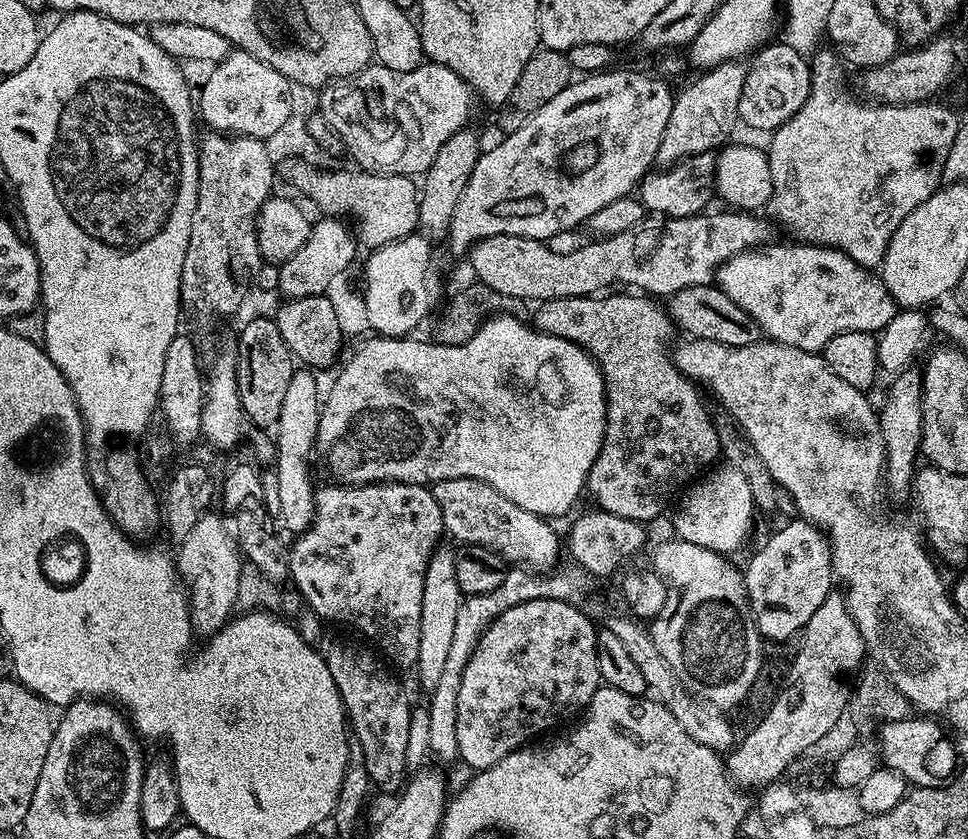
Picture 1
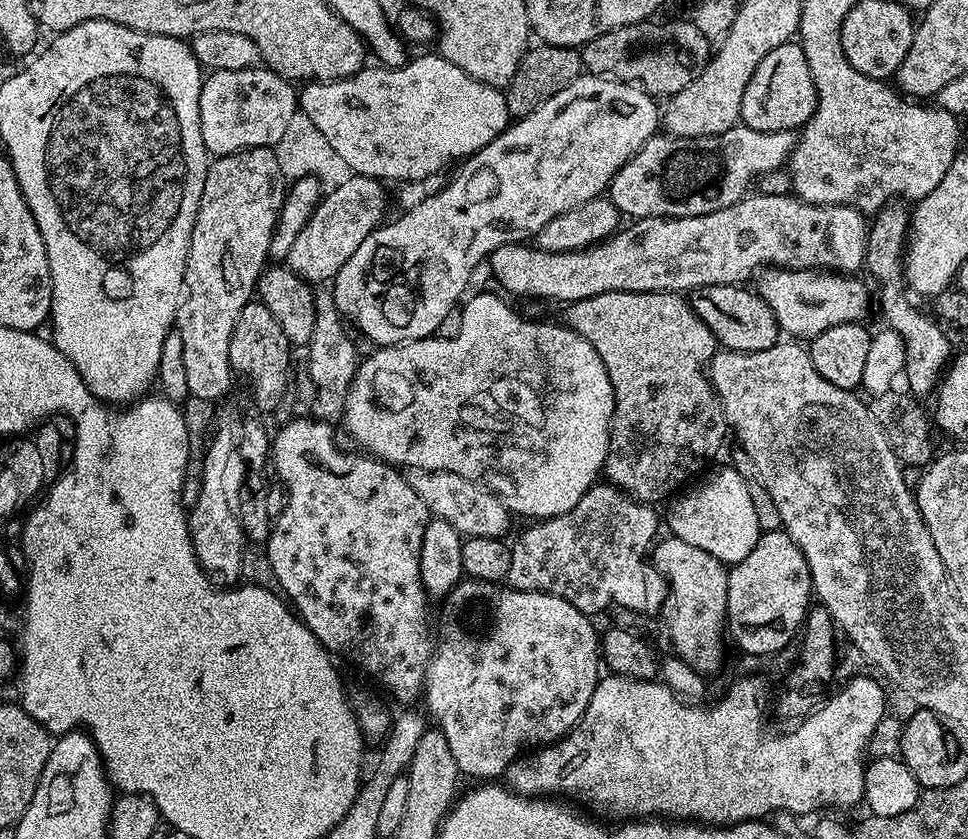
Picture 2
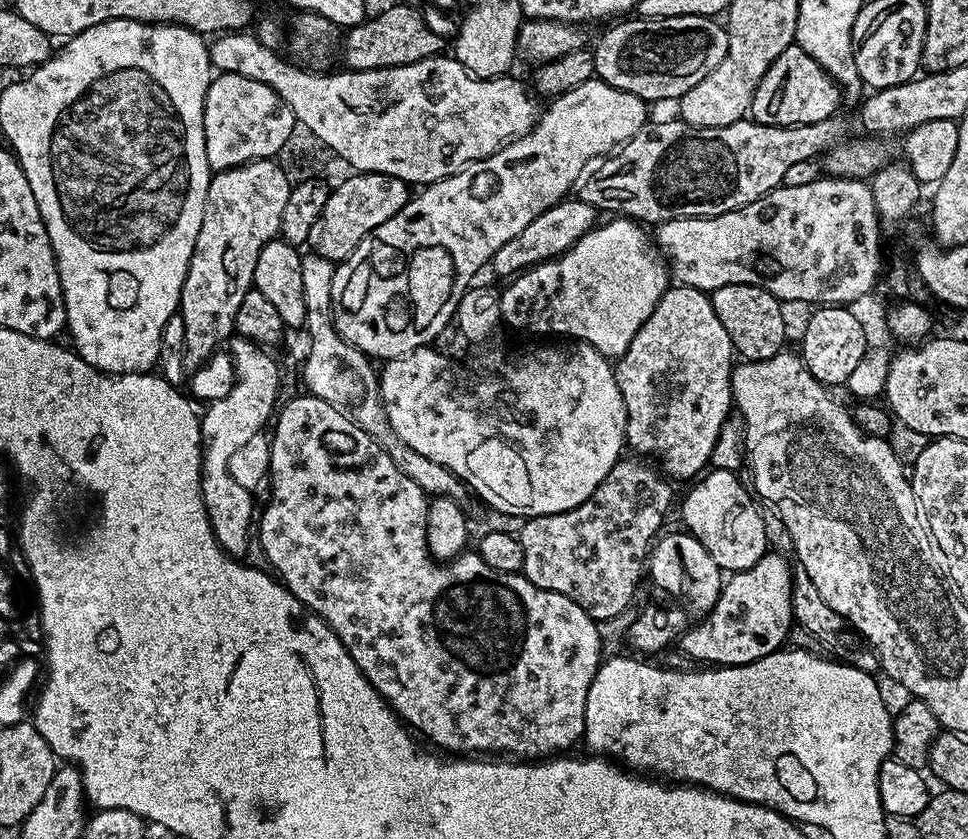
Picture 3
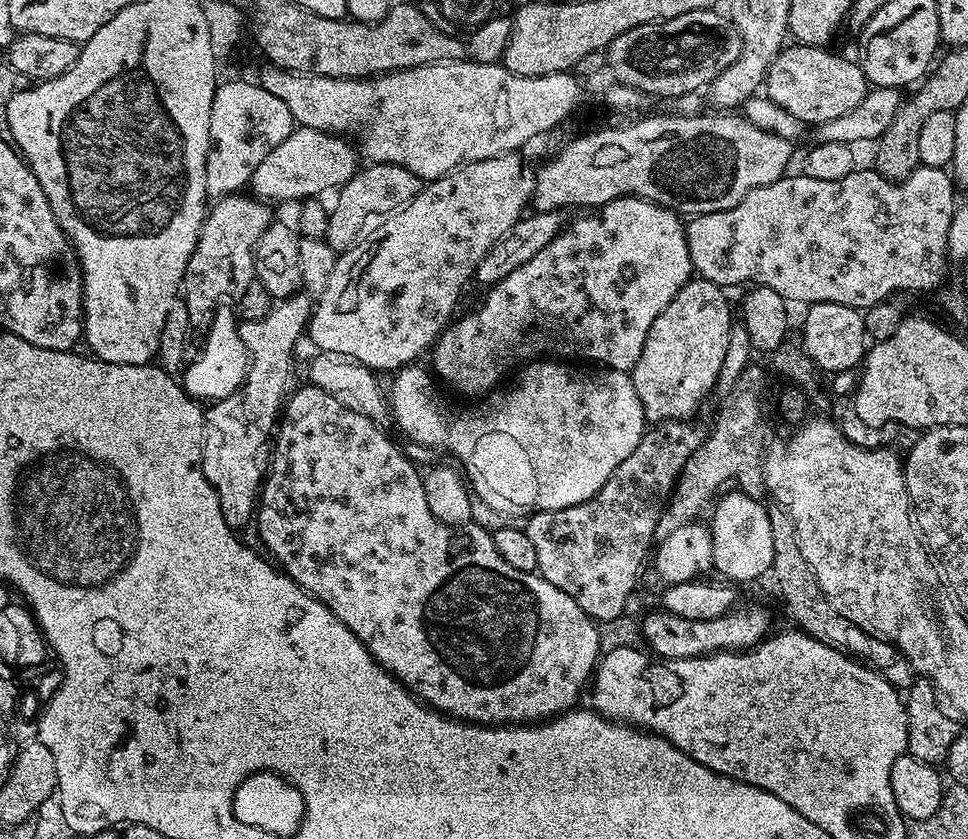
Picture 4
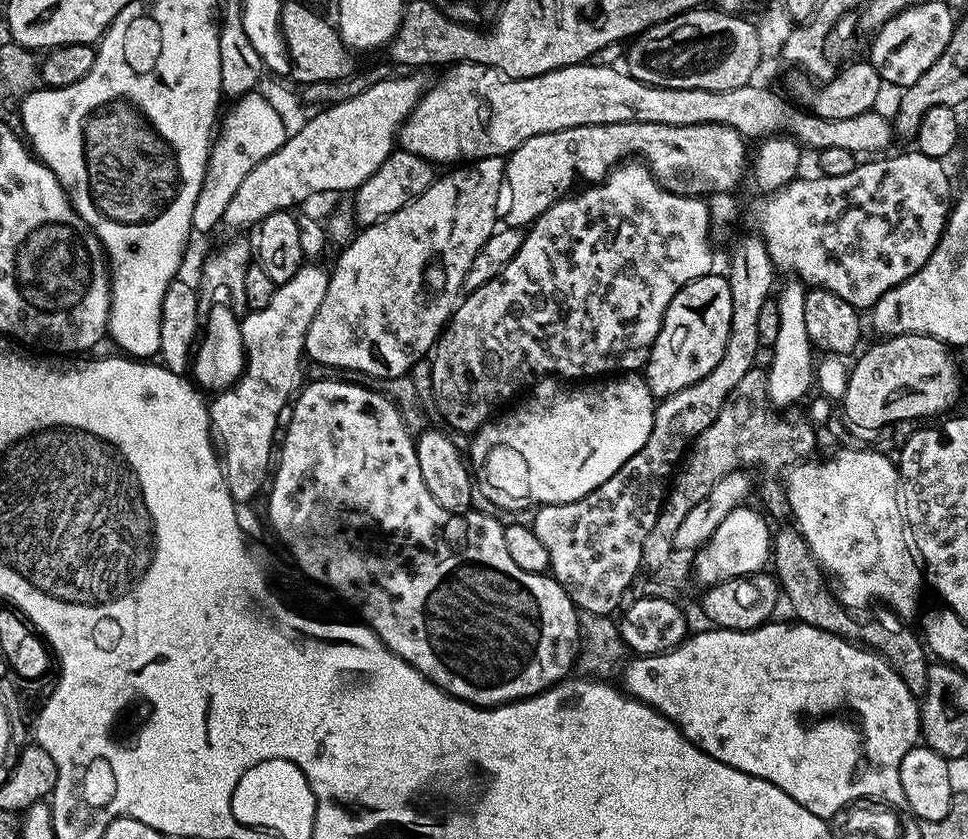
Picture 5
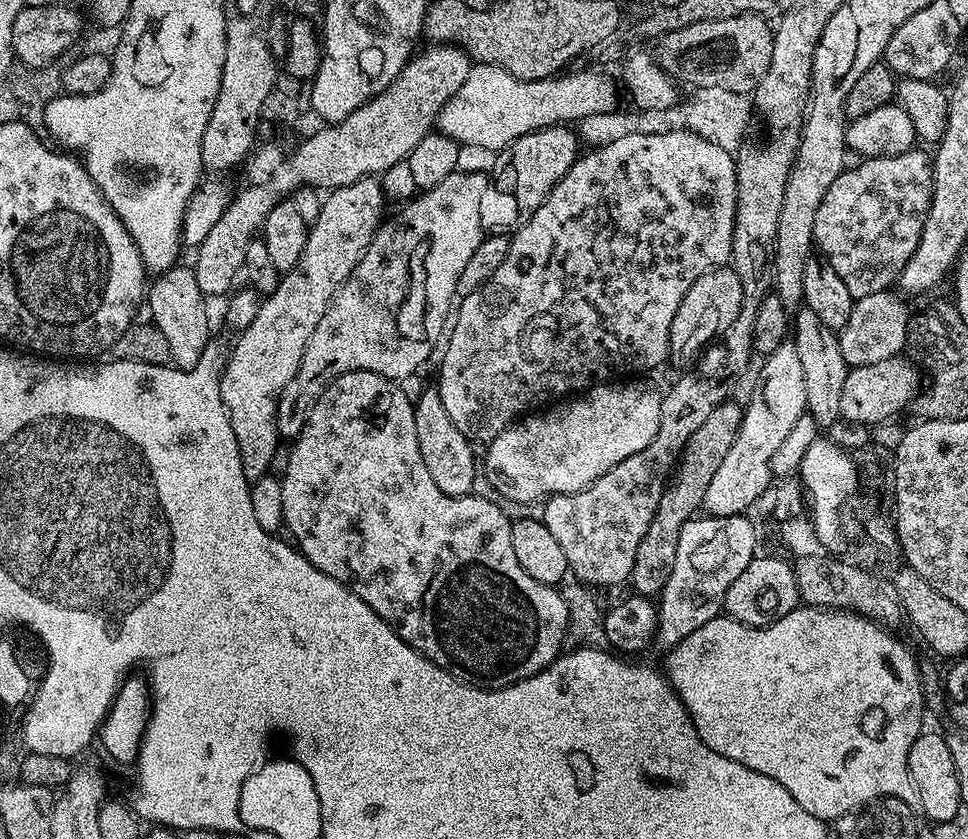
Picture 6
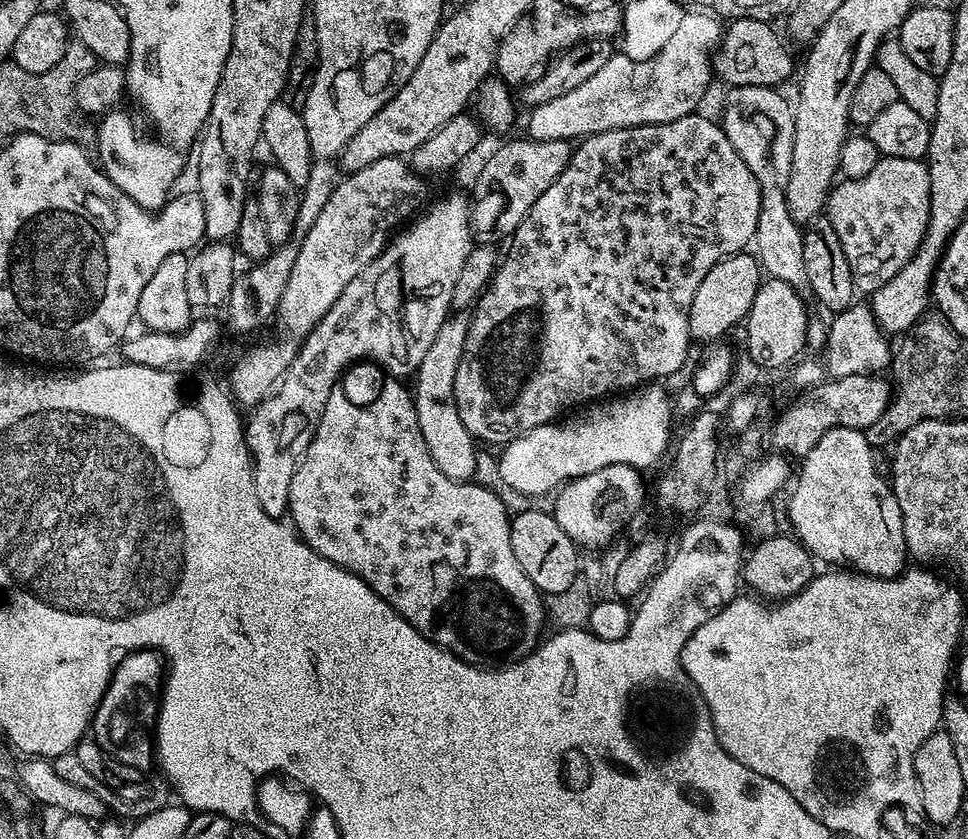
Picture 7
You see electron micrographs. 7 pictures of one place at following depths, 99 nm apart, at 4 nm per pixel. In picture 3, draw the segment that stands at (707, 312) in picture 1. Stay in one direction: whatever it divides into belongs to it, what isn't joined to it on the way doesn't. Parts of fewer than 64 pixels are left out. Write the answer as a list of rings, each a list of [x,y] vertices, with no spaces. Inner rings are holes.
[[[731,284],[715,288],[710,295],[718,322],[726,326],[733,349],[739,355],[741,352],[744,360],[765,360],[785,347],[784,339],[788,336],[788,324],[784,321],[785,305],[777,296],[770,294],[770,290],[753,284]]]

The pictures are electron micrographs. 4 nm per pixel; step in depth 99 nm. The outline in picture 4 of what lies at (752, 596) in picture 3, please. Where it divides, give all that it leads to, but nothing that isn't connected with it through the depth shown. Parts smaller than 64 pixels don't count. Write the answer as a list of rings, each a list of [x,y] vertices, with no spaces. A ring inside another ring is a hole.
[[[743,604],[713,620],[678,618],[676,614],[655,610],[639,621],[640,633],[647,651],[661,660],[689,660],[695,656],[711,656],[714,652],[755,648],[769,635],[768,612],[760,604]]]

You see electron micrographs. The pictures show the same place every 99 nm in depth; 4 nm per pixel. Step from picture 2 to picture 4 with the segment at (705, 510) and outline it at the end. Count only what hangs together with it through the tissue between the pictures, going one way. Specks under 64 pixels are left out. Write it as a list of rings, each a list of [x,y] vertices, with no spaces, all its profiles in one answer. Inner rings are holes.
[[[732,490],[720,501],[715,501],[716,509],[710,519],[712,534],[712,563],[715,571],[721,572],[728,582],[736,580],[756,580],[767,573],[774,558],[774,538],[770,535],[770,518],[768,508],[744,492]]]

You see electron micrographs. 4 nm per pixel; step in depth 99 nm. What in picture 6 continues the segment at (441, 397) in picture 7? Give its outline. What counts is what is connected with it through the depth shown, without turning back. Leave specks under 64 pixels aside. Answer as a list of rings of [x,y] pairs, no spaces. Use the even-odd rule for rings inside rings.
[[[428,386],[420,397],[418,395],[415,397],[414,426],[418,426],[418,450],[422,450],[422,462],[426,462],[426,470],[430,470],[430,478],[434,478],[438,490],[451,496],[469,495],[474,476],[478,473],[478,456],[472,453],[473,441],[464,437],[462,430],[458,430],[458,426],[450,422],[450,414],[446,414],[446,406],[442,406],[442,398],[436,393],[435,387]]]

